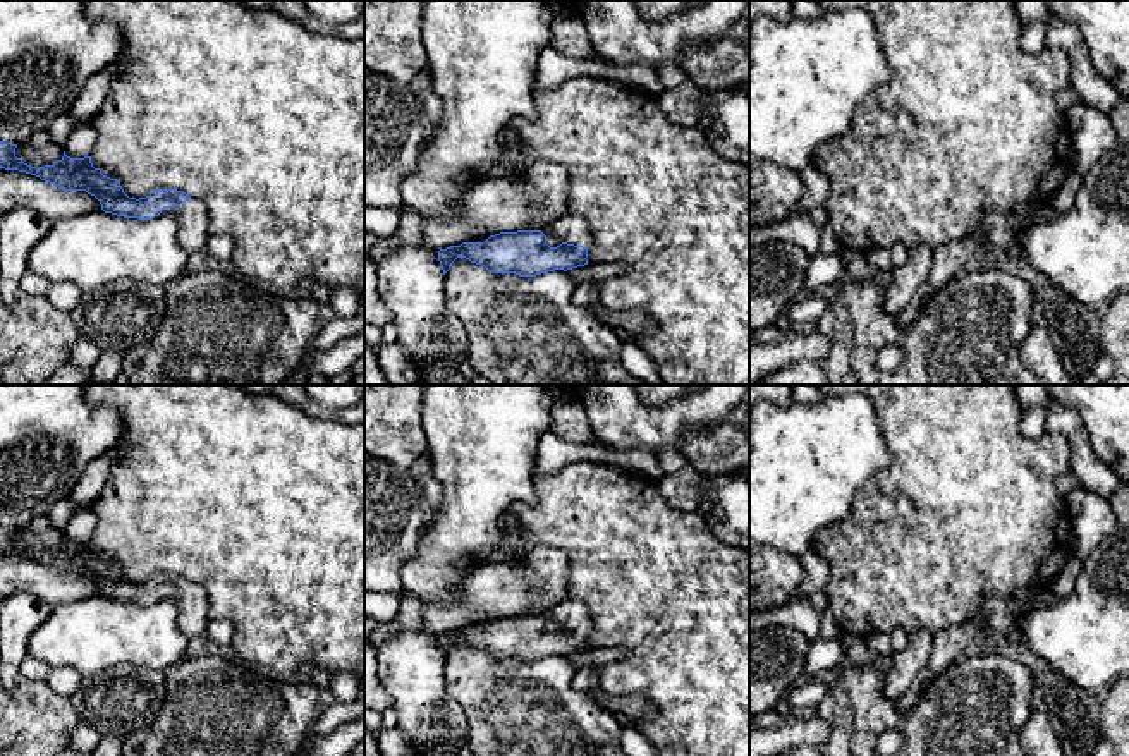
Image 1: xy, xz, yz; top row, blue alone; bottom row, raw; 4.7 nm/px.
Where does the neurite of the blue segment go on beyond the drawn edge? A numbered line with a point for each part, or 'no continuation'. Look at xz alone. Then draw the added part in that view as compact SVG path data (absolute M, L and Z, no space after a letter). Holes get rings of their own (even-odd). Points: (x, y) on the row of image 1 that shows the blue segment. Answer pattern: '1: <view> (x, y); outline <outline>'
1: xz (571, 229); outline M565 213L552 225L552 232L567 244L588 247L591 232L583 216Z

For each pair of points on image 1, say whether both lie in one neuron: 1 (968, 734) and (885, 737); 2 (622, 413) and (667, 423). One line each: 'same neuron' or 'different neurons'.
1: different neurons
2: same neuron

